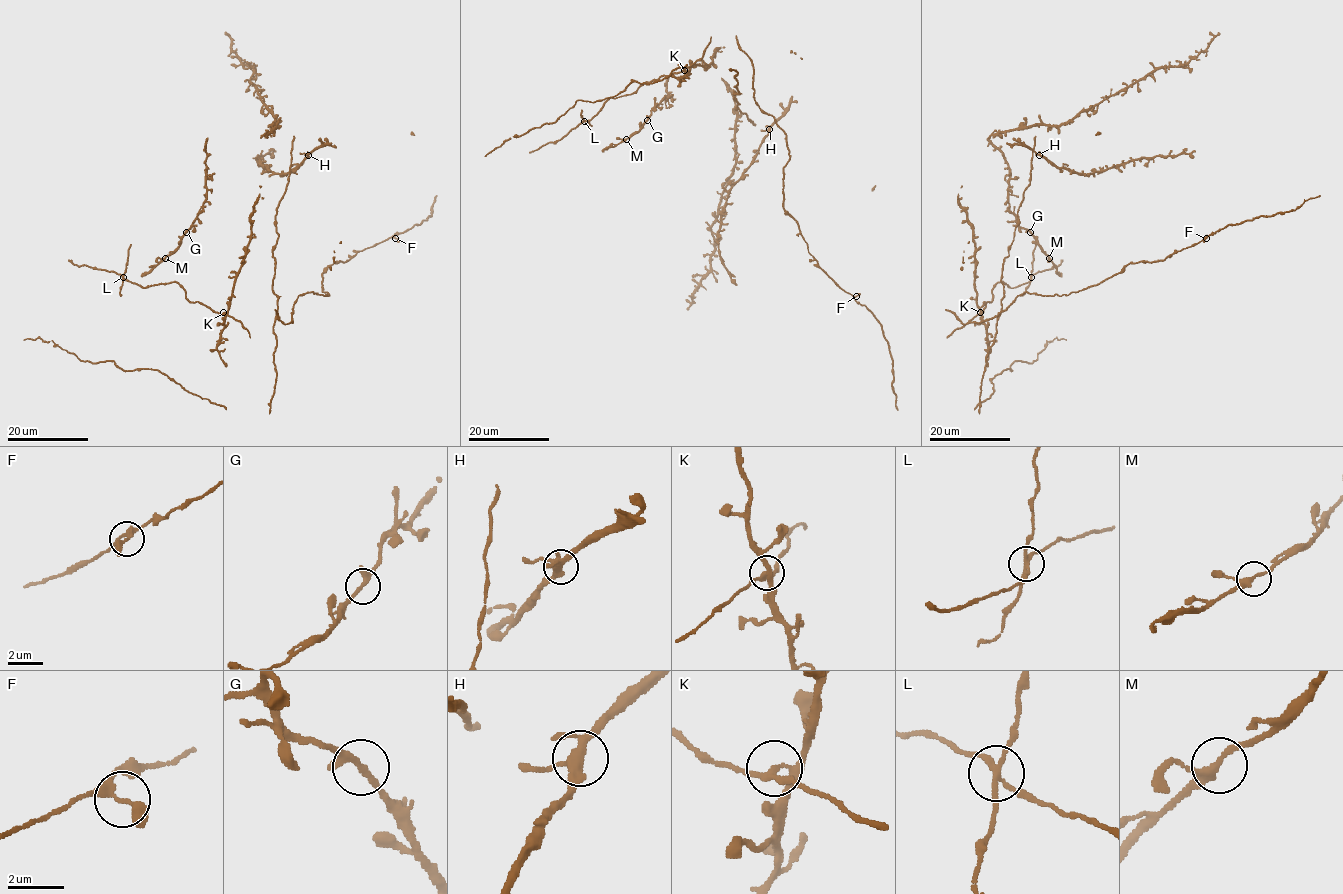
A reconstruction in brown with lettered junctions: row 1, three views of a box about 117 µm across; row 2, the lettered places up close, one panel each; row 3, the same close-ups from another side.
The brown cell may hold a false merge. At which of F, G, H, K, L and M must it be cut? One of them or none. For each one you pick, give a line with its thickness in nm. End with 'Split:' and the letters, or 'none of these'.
L: 200 nm thick
Split: L

